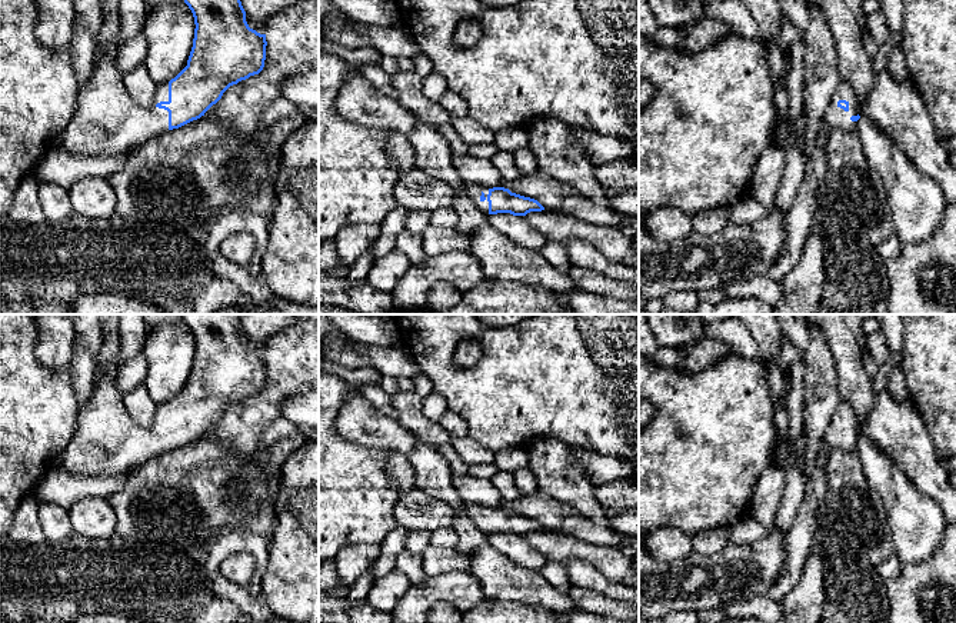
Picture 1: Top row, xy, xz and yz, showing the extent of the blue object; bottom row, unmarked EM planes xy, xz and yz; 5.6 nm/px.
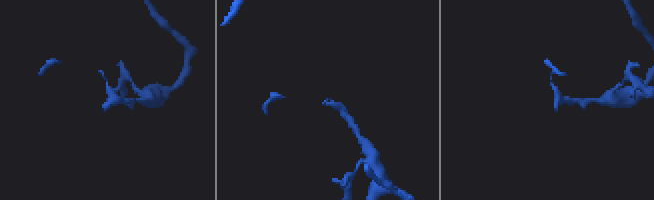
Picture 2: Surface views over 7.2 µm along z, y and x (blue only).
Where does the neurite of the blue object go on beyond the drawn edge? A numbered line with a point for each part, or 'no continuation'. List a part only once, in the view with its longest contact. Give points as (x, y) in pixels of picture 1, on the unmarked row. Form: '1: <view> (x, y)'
1: xy (107, 442)

